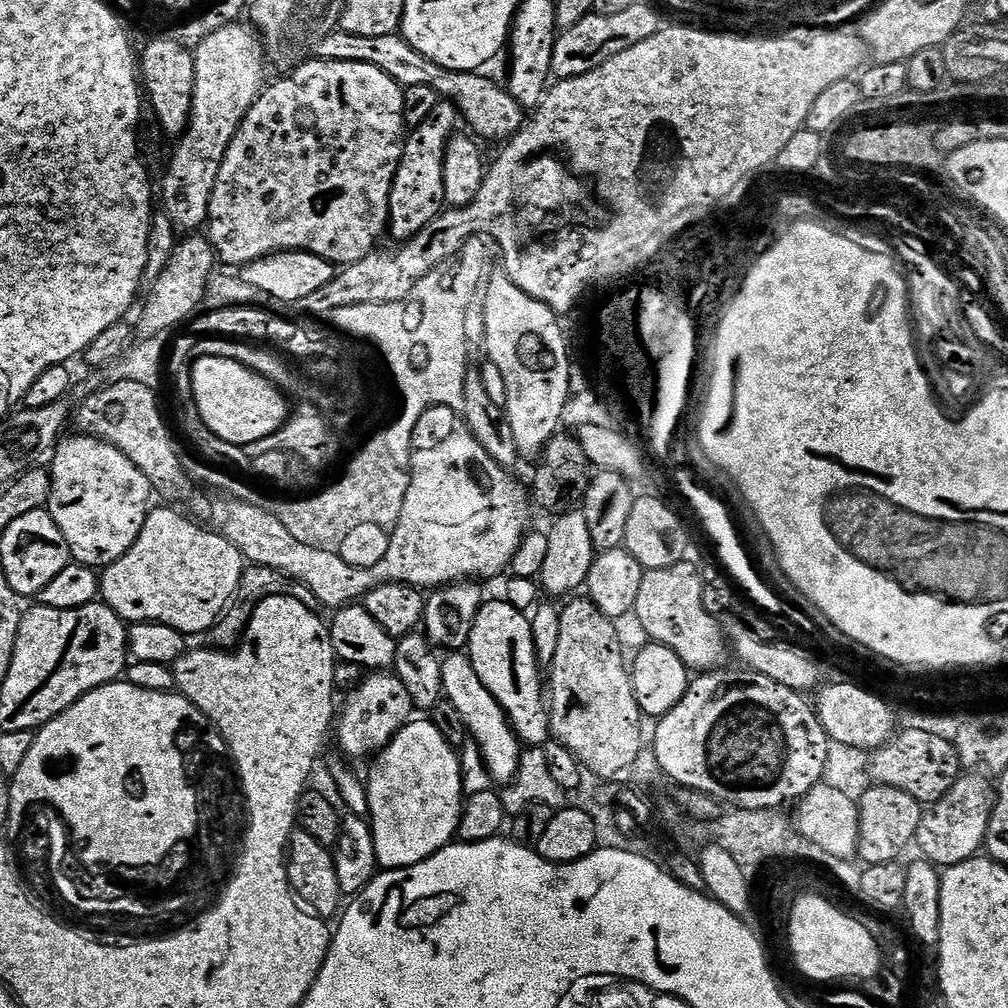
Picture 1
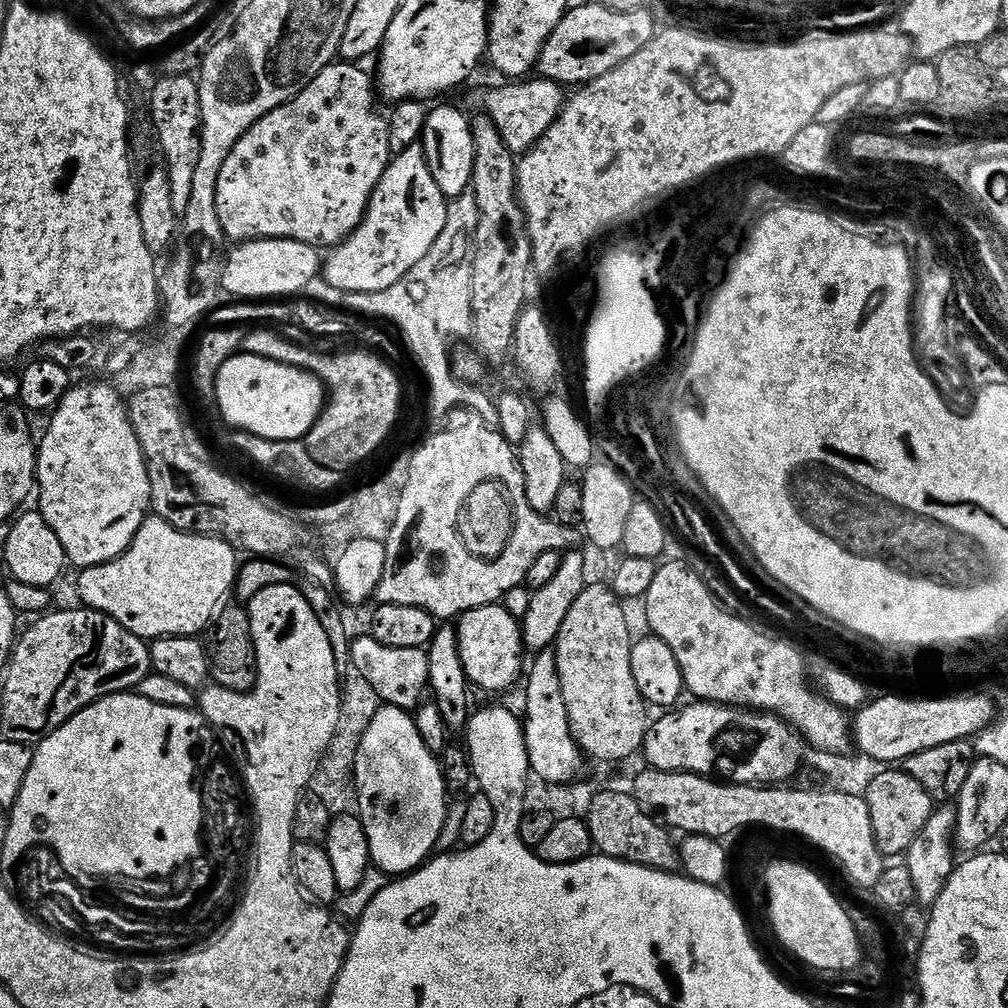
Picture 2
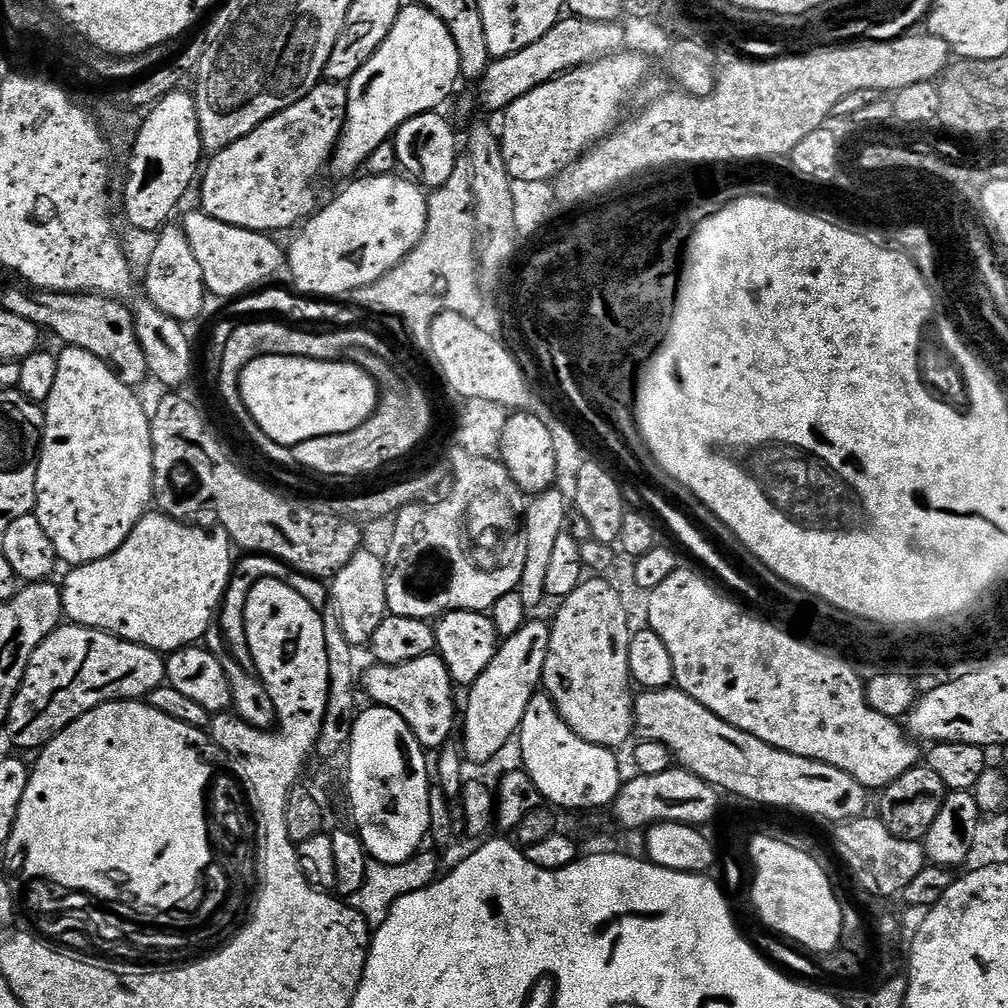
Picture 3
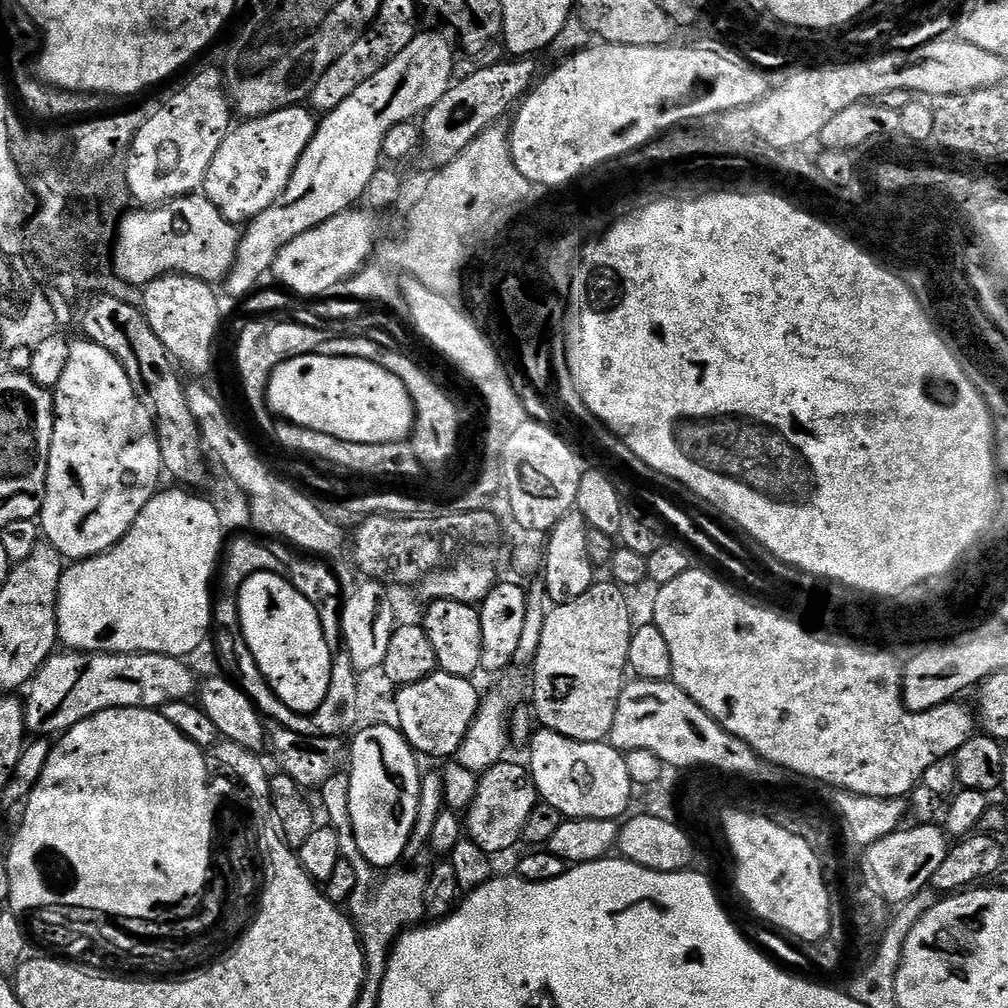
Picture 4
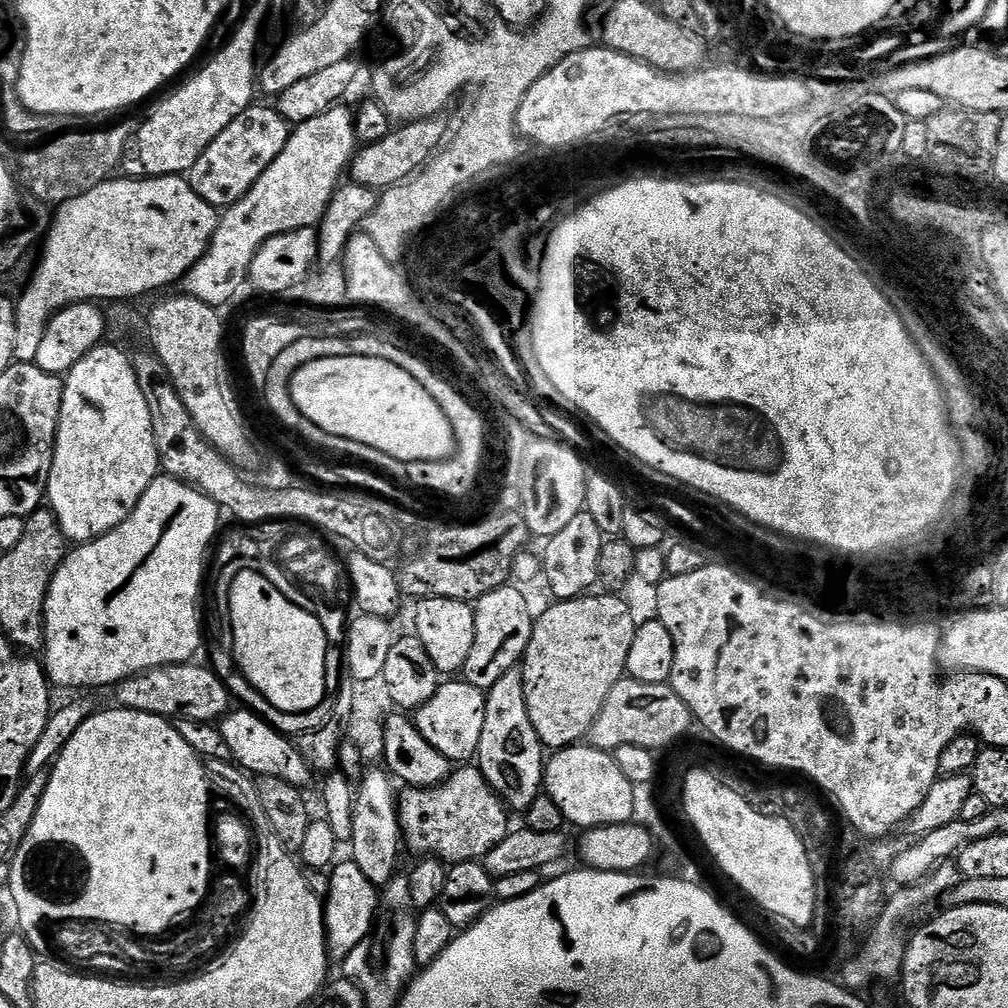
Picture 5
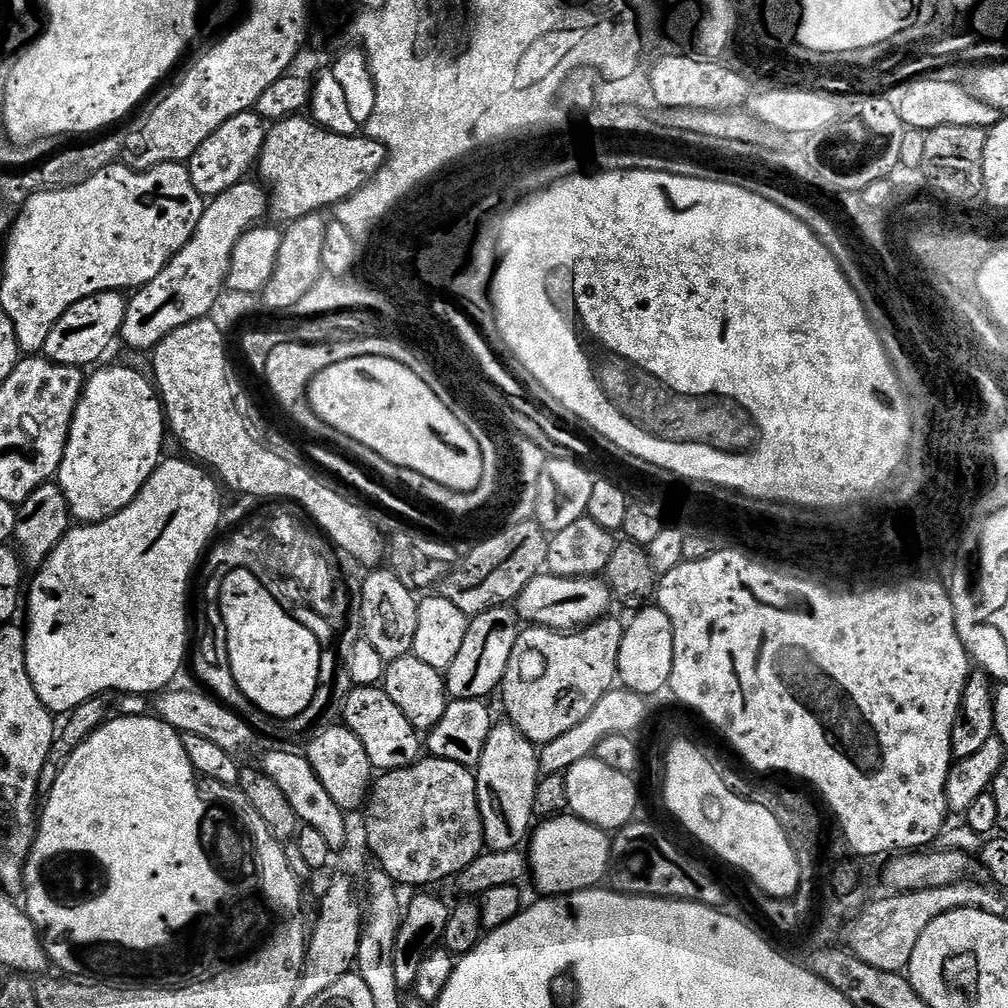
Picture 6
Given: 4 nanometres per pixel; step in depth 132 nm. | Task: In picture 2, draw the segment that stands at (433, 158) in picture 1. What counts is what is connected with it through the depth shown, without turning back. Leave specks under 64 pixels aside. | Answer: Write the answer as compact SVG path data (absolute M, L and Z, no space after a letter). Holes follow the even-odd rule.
M420 144L410 146L401 156L393 156L388 168L382 174L378 186L364 211L364 221L343 240L335 245L332 252L323 257L322 280L334 290L343 292L381 292L390 290L394 282L401 280L434 246L438 234L442 234L442 226L446 226L448 205L450 201L438 190L438 182L434 182L434 174L430 174L430 166L424 157Z

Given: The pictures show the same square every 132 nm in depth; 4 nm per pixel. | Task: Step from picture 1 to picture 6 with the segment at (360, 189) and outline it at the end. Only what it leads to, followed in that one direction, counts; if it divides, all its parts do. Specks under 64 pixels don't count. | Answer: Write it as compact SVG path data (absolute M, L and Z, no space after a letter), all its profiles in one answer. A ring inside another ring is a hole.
M255 110L234 114L234 118L222 122L222 126L218 126L218 130L214 130L214 134L210 134L210 138L206 138L206 142L202 142L186 162L194 190L198 190L202 197L211 198L240 183L249 175L251 168L253 171L257 167L267 137L266 122Z

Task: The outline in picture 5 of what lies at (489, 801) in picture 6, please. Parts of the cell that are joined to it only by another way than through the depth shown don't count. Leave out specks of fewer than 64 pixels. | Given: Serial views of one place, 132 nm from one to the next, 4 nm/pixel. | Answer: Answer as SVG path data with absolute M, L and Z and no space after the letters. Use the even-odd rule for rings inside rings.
M517 666L507 671L487 691L486 698L485 725L482 726L476 755L477 765L509 809L526 812L543 789L546 749L534 730L526 708L523 669Z

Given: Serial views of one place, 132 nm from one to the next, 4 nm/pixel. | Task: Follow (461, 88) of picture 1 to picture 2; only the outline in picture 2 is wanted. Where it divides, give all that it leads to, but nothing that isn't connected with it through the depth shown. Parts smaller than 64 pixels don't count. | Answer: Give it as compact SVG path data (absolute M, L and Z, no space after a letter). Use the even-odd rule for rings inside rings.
M524 78L519 82L504 82L501 88L492 88L484 96L483 111L502 134L502 142L514 154L523 154L540 141L542 134L550 130L550 126L564 109L566 92L561 85L543 78Z

